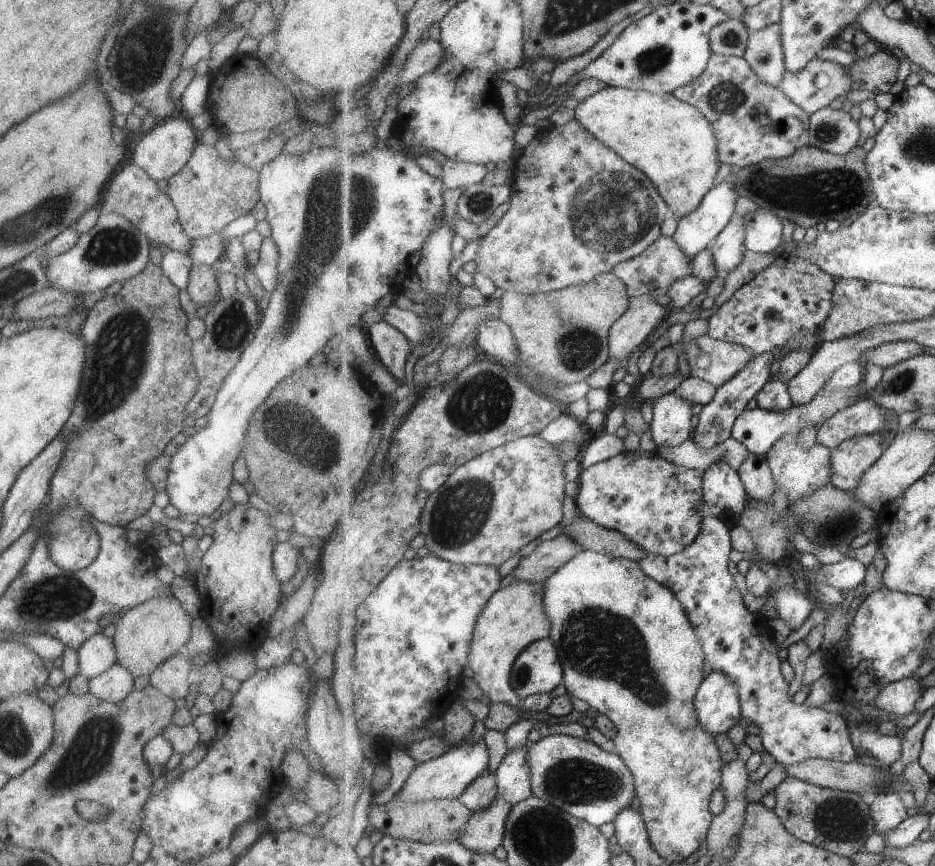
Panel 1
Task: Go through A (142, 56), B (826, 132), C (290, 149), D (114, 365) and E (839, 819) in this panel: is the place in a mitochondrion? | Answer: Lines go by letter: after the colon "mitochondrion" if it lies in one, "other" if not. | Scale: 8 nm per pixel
A: mitochondrion
B: mitochondrion
C: other
D: mitochondrion
E: mitochondrion

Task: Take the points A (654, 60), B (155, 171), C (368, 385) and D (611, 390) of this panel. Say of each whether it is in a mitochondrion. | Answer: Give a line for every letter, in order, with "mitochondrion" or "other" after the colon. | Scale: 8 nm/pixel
A: mitochondrion
B: other
C: other
D: other

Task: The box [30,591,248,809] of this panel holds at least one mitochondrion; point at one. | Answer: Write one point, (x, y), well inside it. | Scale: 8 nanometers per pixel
(86, 757)

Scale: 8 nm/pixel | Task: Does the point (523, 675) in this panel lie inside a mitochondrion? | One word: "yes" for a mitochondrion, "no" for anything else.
yes

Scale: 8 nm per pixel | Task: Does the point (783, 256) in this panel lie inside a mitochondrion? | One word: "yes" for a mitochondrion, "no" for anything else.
no

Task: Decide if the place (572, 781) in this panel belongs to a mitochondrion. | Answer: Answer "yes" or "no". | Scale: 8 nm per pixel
yes

